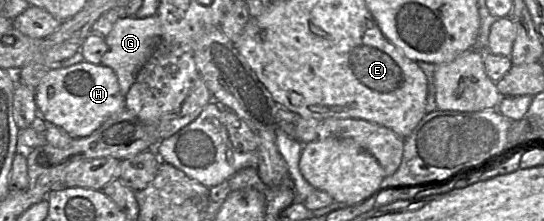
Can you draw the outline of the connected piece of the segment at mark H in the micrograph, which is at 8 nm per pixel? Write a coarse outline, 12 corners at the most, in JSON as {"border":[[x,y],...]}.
{"border":[[49,69],[38,116],[73,139],[126,109],[115,71]]}

